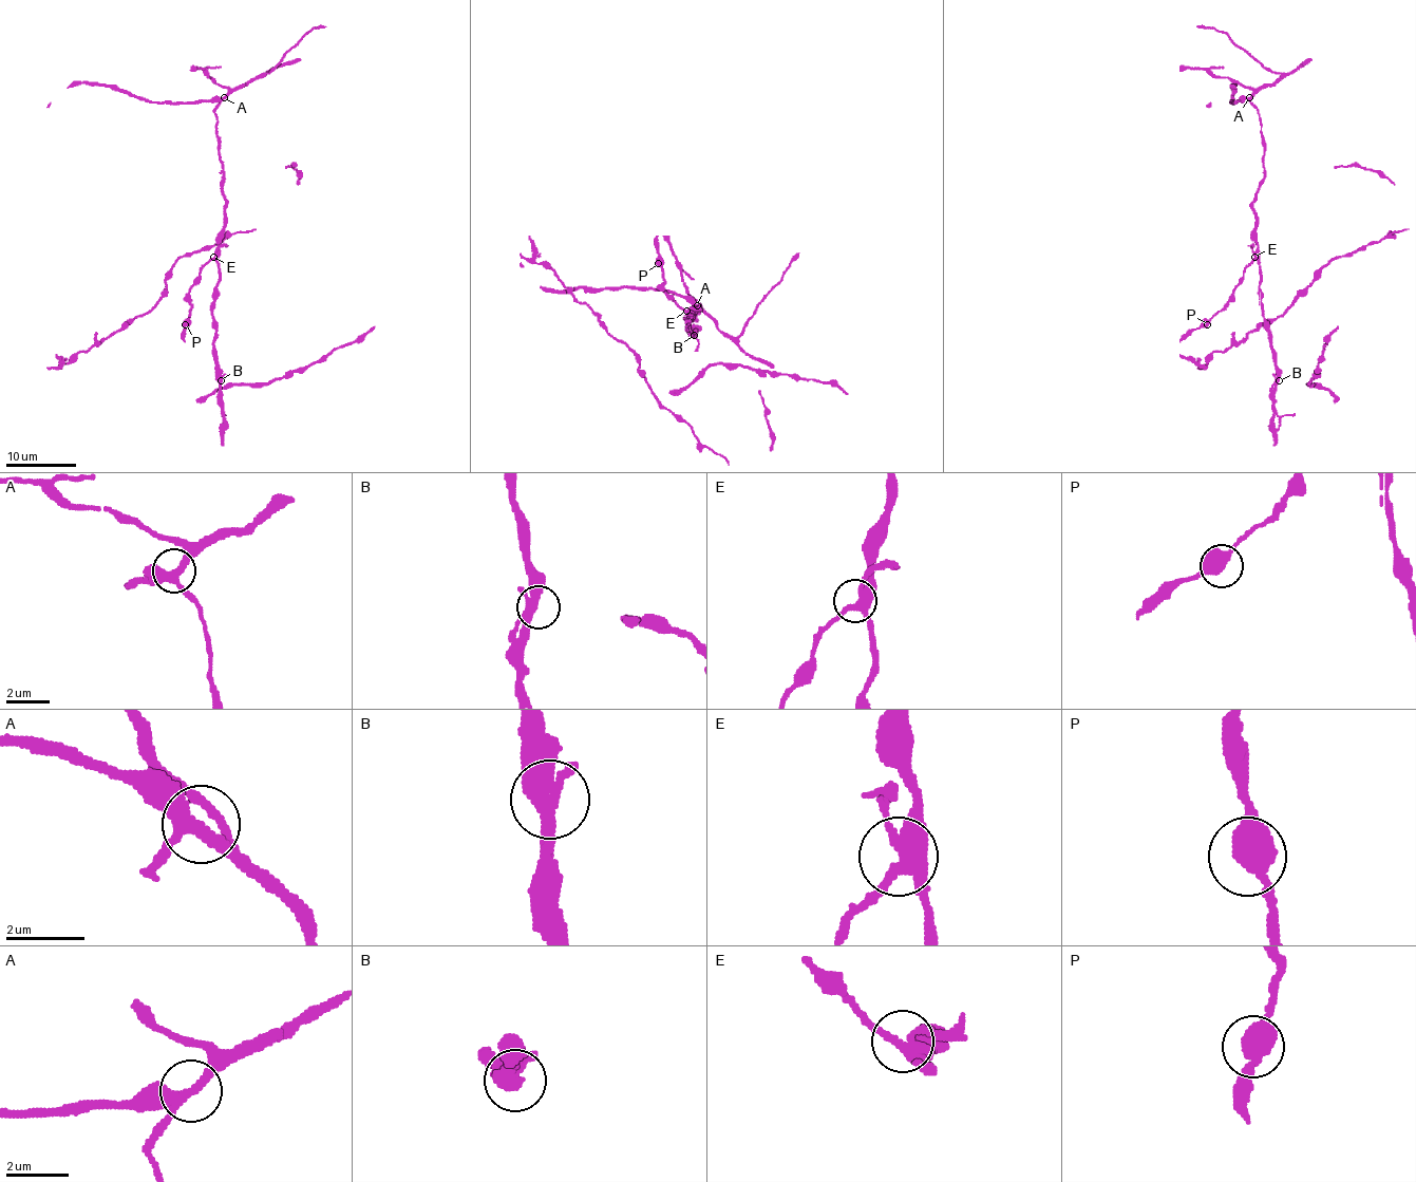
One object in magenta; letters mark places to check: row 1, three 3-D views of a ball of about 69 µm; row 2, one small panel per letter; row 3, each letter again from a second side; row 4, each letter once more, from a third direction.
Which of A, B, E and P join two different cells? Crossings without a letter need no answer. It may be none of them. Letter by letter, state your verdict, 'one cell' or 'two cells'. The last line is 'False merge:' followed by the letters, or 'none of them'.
A: one cell
B: one cell
E: one cell
P: one cell
False merge: none of them

